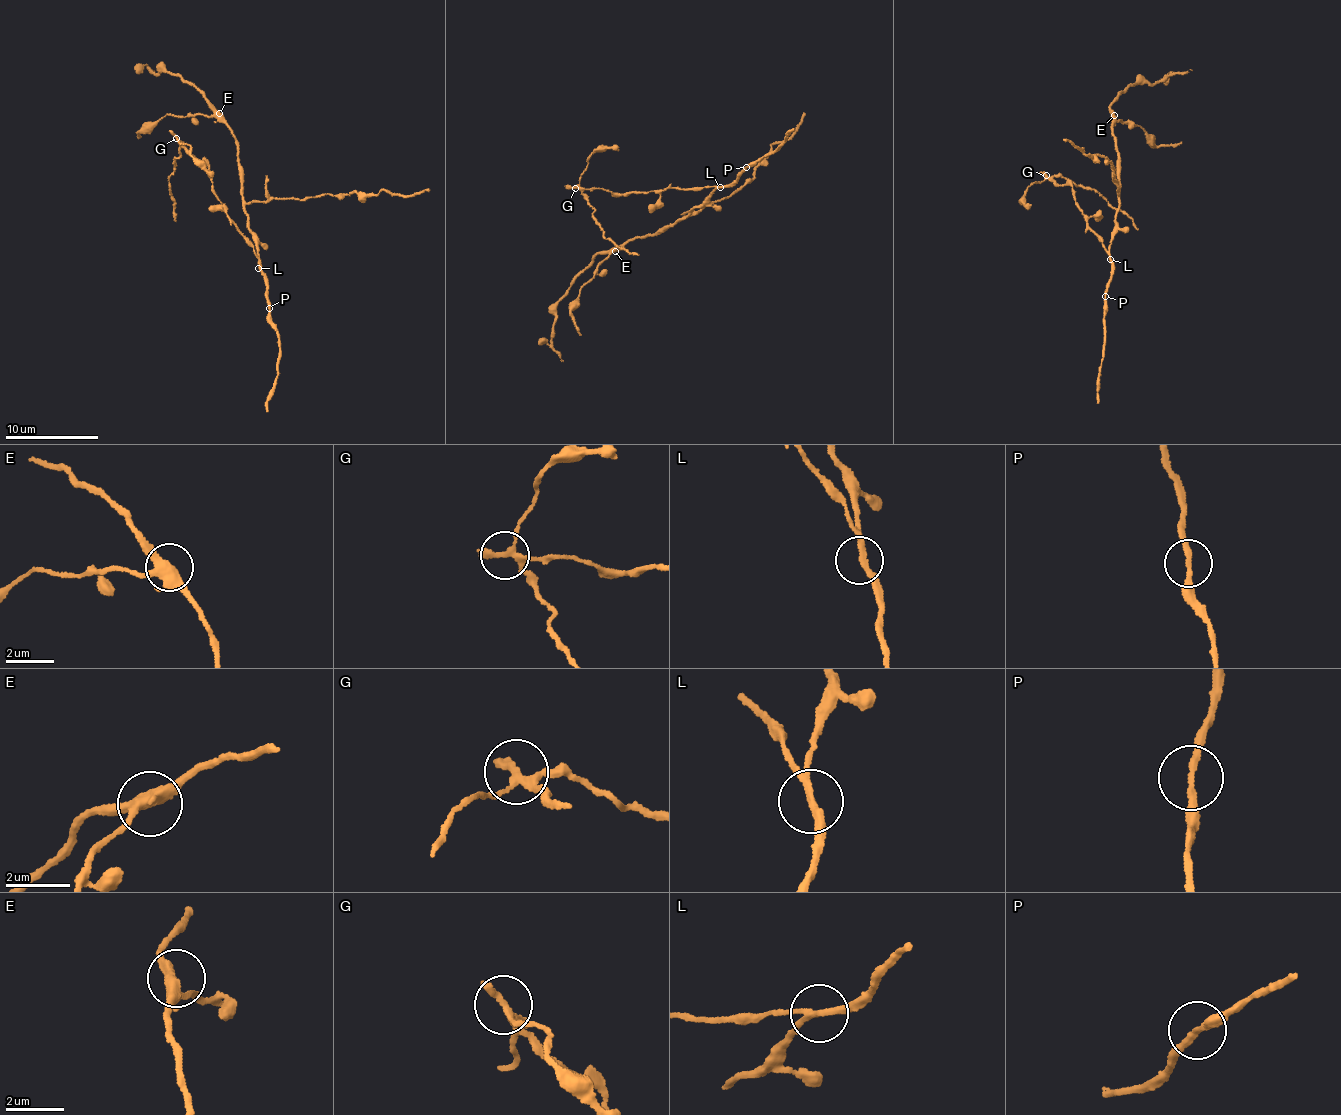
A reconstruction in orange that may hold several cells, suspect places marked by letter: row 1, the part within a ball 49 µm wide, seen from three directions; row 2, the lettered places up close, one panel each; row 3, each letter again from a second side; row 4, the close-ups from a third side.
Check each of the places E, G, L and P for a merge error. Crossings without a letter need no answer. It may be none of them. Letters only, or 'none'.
G

